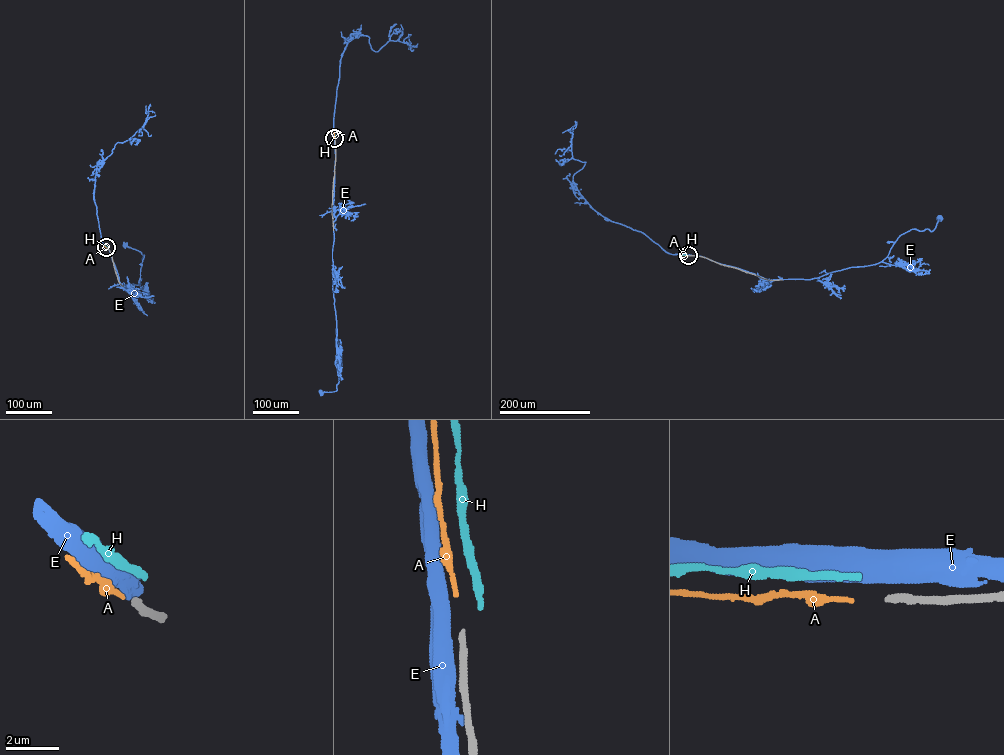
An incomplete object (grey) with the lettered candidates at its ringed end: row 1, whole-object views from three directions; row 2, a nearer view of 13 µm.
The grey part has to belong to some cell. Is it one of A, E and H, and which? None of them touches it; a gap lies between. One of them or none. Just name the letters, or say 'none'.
none

